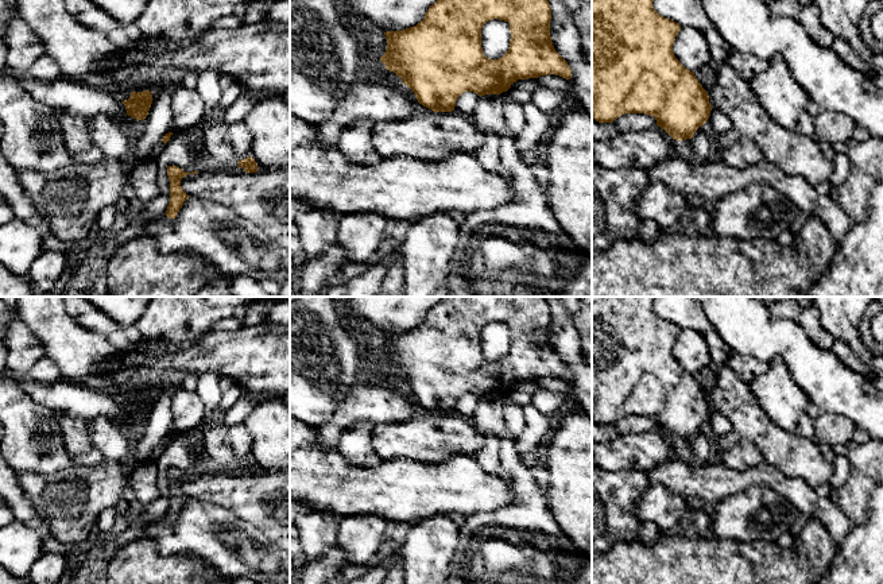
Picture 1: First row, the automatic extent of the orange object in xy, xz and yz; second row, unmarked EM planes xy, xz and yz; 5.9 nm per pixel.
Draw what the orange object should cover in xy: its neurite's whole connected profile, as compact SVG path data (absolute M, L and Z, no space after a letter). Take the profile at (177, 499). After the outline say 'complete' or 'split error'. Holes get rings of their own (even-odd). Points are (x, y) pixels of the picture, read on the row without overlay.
M167 468L167 477L170 481L170 504L166 513L169 521L175 521L183 504L190 499L187 498L182 488L181 481L187 476L197 476L198 473L186 475L177 468Z; complete

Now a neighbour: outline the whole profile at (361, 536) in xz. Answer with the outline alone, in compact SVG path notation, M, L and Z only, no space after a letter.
M377 514L342 515L337 546L356 565L371 565L383 553L387 519Z

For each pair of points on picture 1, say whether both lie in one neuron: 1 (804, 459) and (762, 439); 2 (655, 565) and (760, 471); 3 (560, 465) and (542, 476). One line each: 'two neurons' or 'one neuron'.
1: one neuron
2: two neurons
3: two neurons

